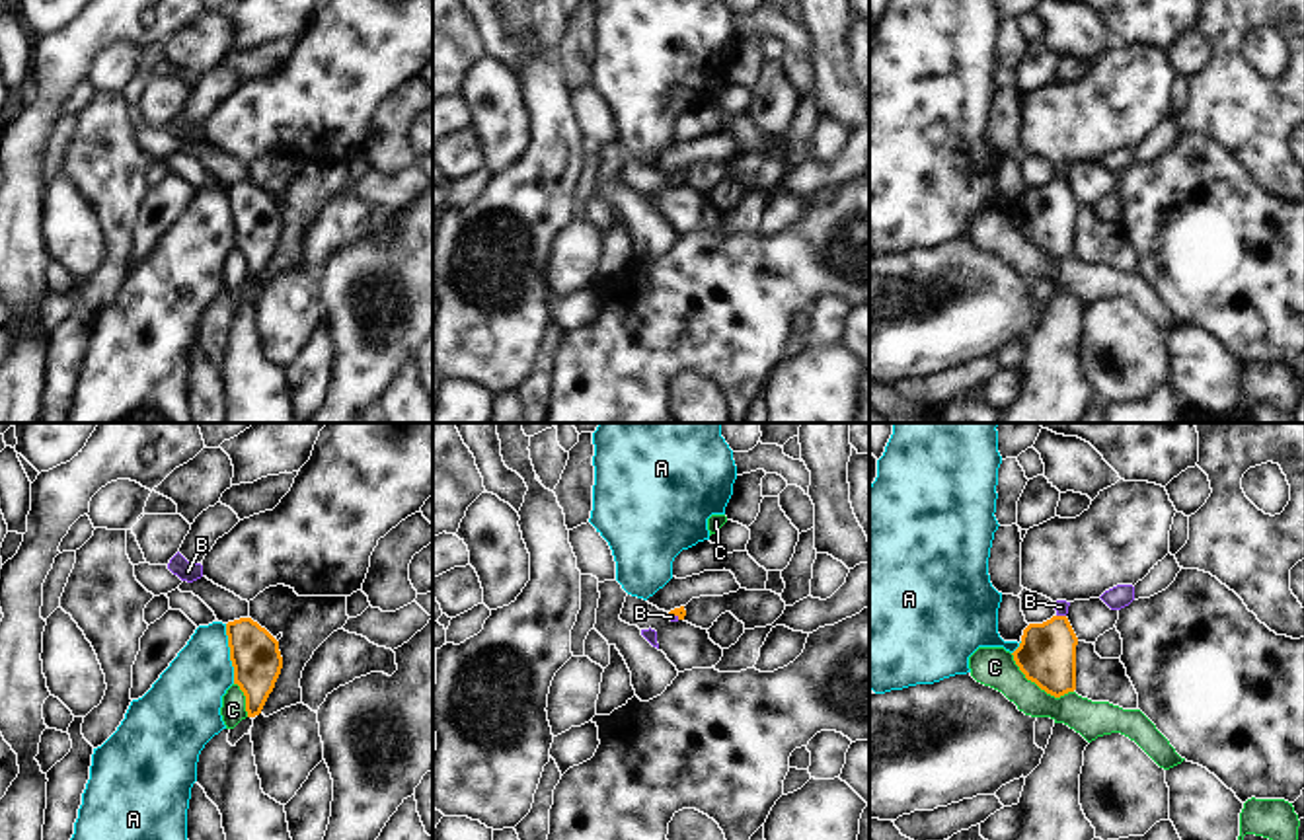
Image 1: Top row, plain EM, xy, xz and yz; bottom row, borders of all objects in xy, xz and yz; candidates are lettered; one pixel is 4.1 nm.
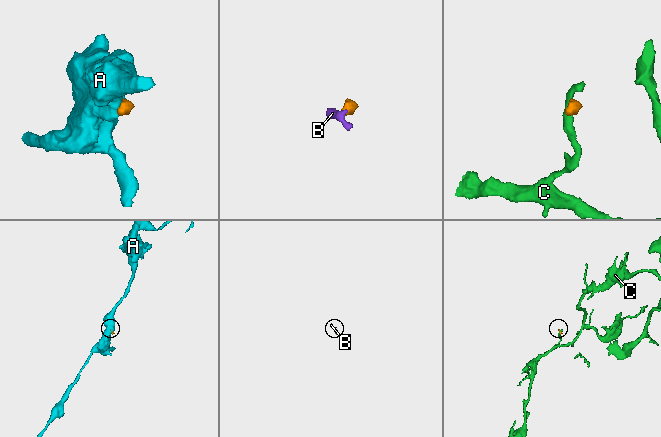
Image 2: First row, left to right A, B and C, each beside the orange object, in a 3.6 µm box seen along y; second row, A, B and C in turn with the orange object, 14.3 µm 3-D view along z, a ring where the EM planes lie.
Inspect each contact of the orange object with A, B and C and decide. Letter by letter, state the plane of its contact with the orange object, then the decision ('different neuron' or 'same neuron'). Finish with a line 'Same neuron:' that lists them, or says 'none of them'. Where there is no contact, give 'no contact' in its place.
A: contact in xy; different neuron
B: contact in xz; same neuron
C: contact in yz; different neuron
Same neuron: B

